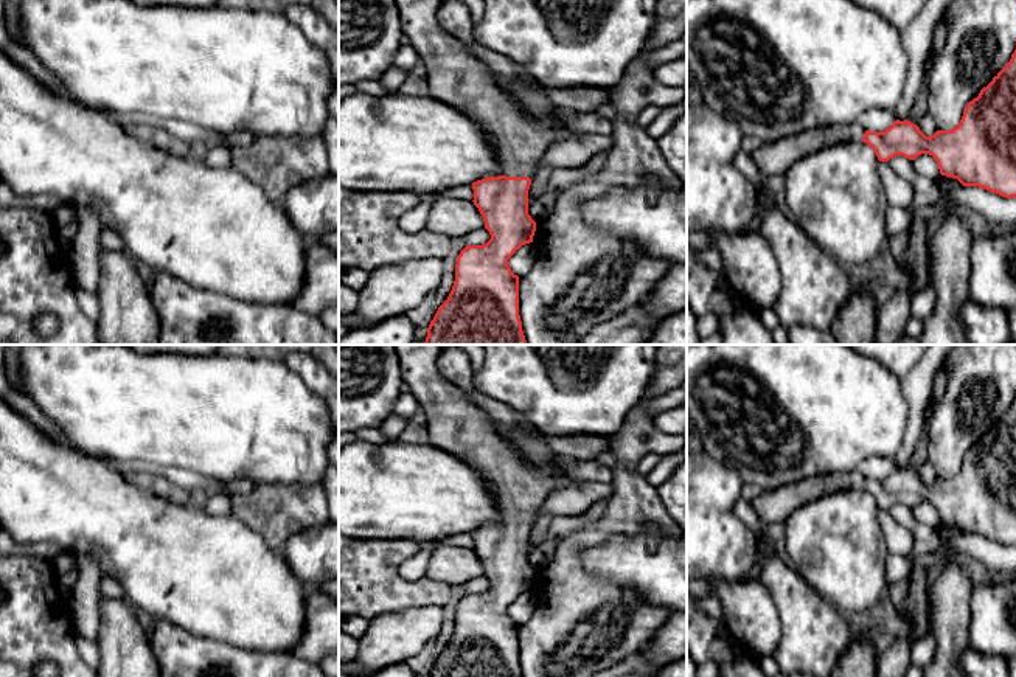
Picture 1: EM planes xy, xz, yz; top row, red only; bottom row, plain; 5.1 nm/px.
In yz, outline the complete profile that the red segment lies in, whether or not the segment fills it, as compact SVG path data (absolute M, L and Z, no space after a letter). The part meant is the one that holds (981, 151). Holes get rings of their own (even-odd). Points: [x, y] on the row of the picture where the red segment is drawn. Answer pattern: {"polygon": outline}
{"polygon": "M1016 50L979 96L968 102L960 123L951 130L926 137L917 124L896 120L884 132L870 132L854 121L761 143L750 155L771 177L785 174L812 152L848 141L867 143L879 161L896 155L915 160L929 154L941 175L957 179L963 186L1016 197Z"}

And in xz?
{"polygon": "M395 0L395 3L401 17L401 31L410 39L410 47L427 68L429 96L451 104L480 124L497 152L500 172L499 177L488 177L472 183L472 202L478 208L491 239L483 245L466 245L457 256L452 290L430 321L424 345L528 345L519 315L519 276L511 272L508 259L522 245L533 242L536 222L528 214L528 189L536 174L536 165L555 141L545 127L525 115L520 106L500 89L496 81L497 73L471 53L463 42L440 26L437 17L440 0Z"}

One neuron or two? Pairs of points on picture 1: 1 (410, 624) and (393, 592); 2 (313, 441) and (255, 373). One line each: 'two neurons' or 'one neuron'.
1: two neurons
2: one neuron

